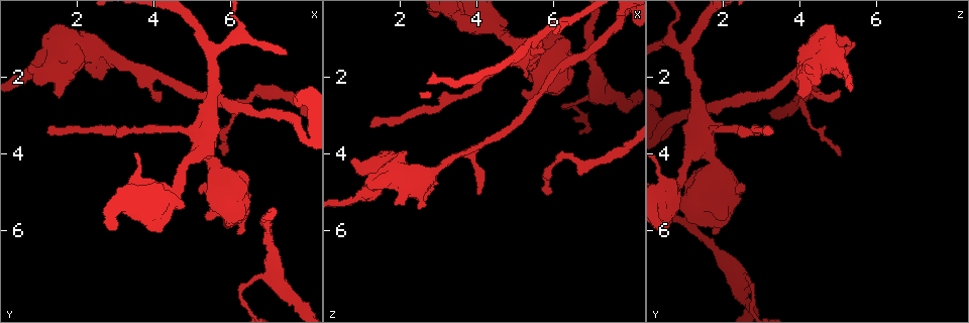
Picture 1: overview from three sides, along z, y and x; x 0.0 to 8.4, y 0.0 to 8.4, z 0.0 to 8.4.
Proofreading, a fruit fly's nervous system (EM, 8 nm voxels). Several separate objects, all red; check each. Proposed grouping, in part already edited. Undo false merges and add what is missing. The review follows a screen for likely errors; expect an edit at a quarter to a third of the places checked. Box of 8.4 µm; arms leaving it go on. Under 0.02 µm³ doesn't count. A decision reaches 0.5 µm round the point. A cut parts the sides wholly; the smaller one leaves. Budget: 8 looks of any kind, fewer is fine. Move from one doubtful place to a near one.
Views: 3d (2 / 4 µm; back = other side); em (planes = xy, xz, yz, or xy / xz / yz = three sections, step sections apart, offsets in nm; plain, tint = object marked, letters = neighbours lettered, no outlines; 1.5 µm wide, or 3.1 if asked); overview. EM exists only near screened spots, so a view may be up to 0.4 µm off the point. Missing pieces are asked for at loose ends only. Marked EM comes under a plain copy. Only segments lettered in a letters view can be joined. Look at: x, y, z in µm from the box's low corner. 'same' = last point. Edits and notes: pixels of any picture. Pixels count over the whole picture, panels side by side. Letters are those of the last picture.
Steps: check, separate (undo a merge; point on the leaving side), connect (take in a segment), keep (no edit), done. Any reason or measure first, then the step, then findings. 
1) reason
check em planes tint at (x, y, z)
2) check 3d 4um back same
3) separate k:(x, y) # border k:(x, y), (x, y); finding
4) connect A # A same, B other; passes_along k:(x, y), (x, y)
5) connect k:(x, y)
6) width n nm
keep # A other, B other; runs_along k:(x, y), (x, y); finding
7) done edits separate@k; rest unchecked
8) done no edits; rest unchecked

four-way junction
check em planes letters at (5.40, 3.75, 1.45)

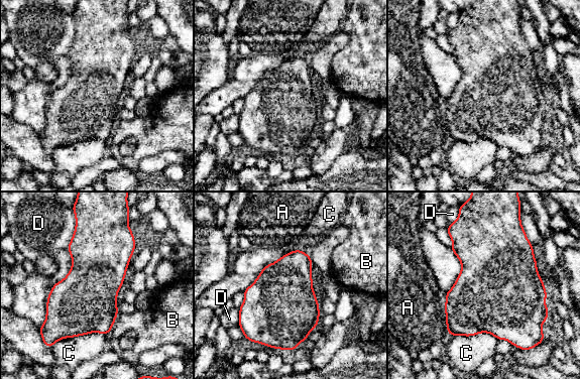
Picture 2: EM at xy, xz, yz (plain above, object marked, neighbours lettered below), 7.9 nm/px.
keep # A other, B other, C other, D other; all the same neuron

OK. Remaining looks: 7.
thick turns thin
check em planes letters at (6.35, 2.70, 4.05)

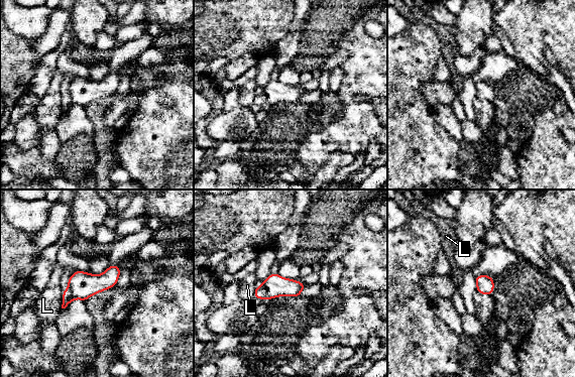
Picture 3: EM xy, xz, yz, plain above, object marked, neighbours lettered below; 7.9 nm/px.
keep # L other; border 3:(255, 287), (253, 296); all the same neuron

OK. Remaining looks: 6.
an open end
check em planes letters at (4.05, 2.40, 5.05)

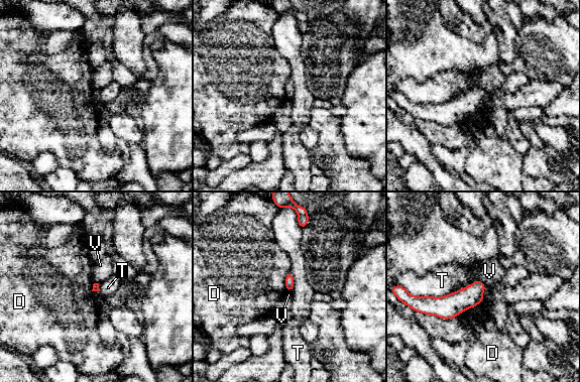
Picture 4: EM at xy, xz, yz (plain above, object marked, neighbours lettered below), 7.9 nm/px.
keep # D other, T other, V other; border 4:(452, 291), (441, 296), (414, 295); no lettered segment goes on from it

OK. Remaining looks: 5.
done no edits; rest unchecked

